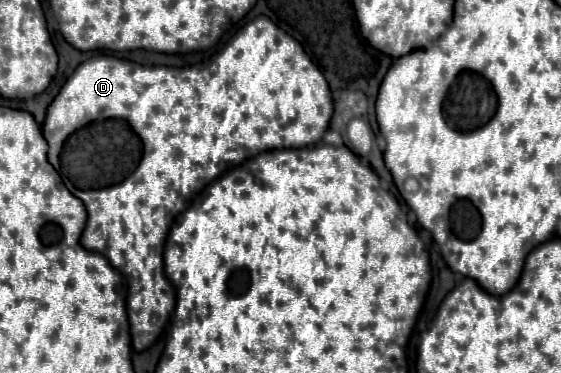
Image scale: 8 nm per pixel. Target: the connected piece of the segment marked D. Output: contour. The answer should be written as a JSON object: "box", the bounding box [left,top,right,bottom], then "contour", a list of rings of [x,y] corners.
{"box":[44,16,334,350],"contour":[[[260,16],[254,18],[250,24],[246,24],[236,36],[227,43],[223,50],[212,56],[207,62],[196,66],[140,66],[136,62],[128,62],[116,56],[94,56],[80,64],[76,72],[66,80],[60,94],[54,98],[46,112],[44,120],[44,136],[48,140],[48,160],[50,164],[60,172],[64,178],[68,190],[78,196],[86,210],[88,210],[88,222],[82,232],[82,246],[86,250],[98,252],[110,260],[110,264],[126,276],[128,280],[128,318],[130,318],[130,332],[132,332],[132,346],[134,350],[148,348],[162,332],[164,324],[170,318],[170,312],[176,306],[176,288],[164,274],[164,242],[170,230],[170,224],[178,212],[184,212],[192,198],[212,180],[222,176],[226,170],[242,164],[246,160],[246,150],[252,152],[266,152],[266,150],[278,150],[278,148],[304,148],[310,144],[316,144],[322,140],[324,132],[330,126],[330,118],[334,112],[332,96],[326,78],[316,68],[316,64],[310,60],[310,56],[304,52],[302,44],[294,40],[290,34],[286,34],[280,26],[276,26],[270,18]]]}

